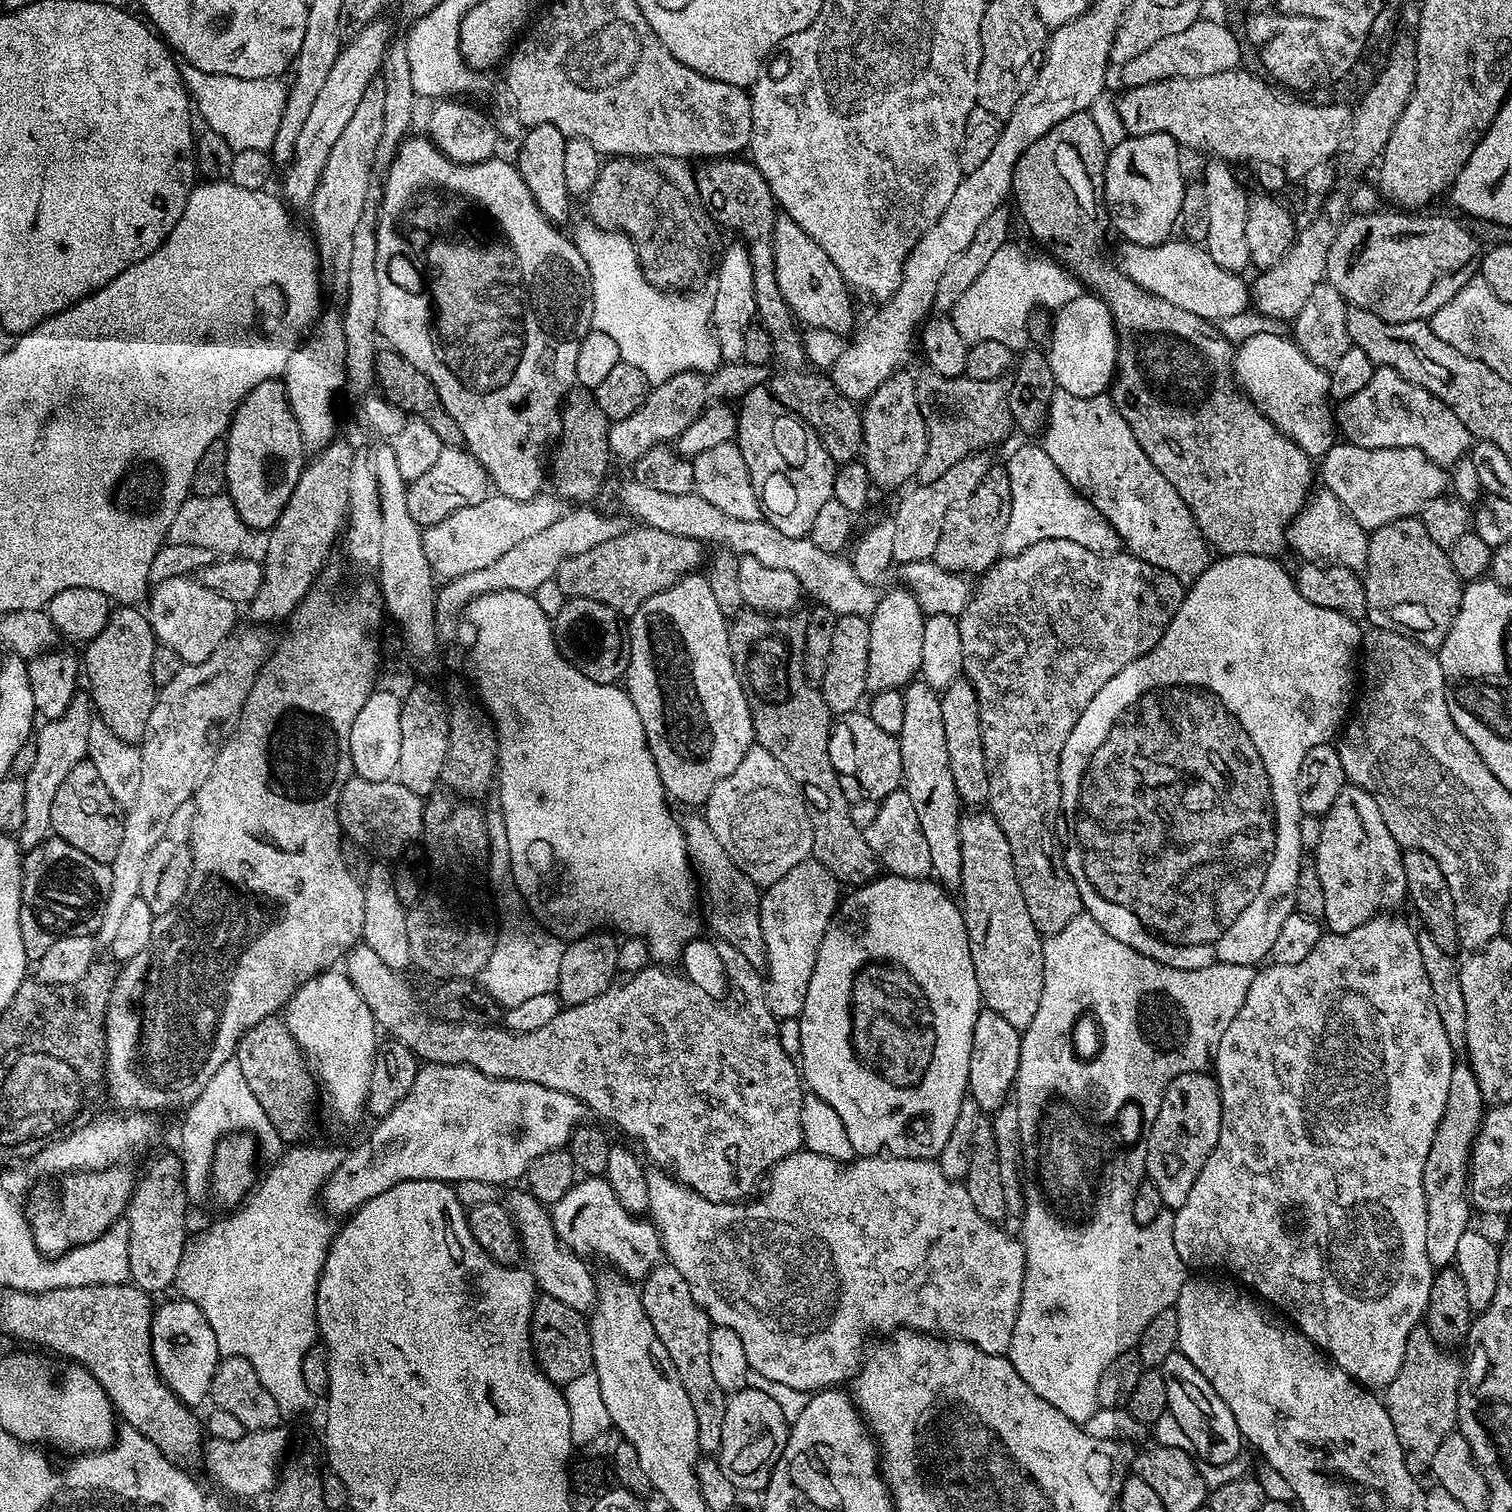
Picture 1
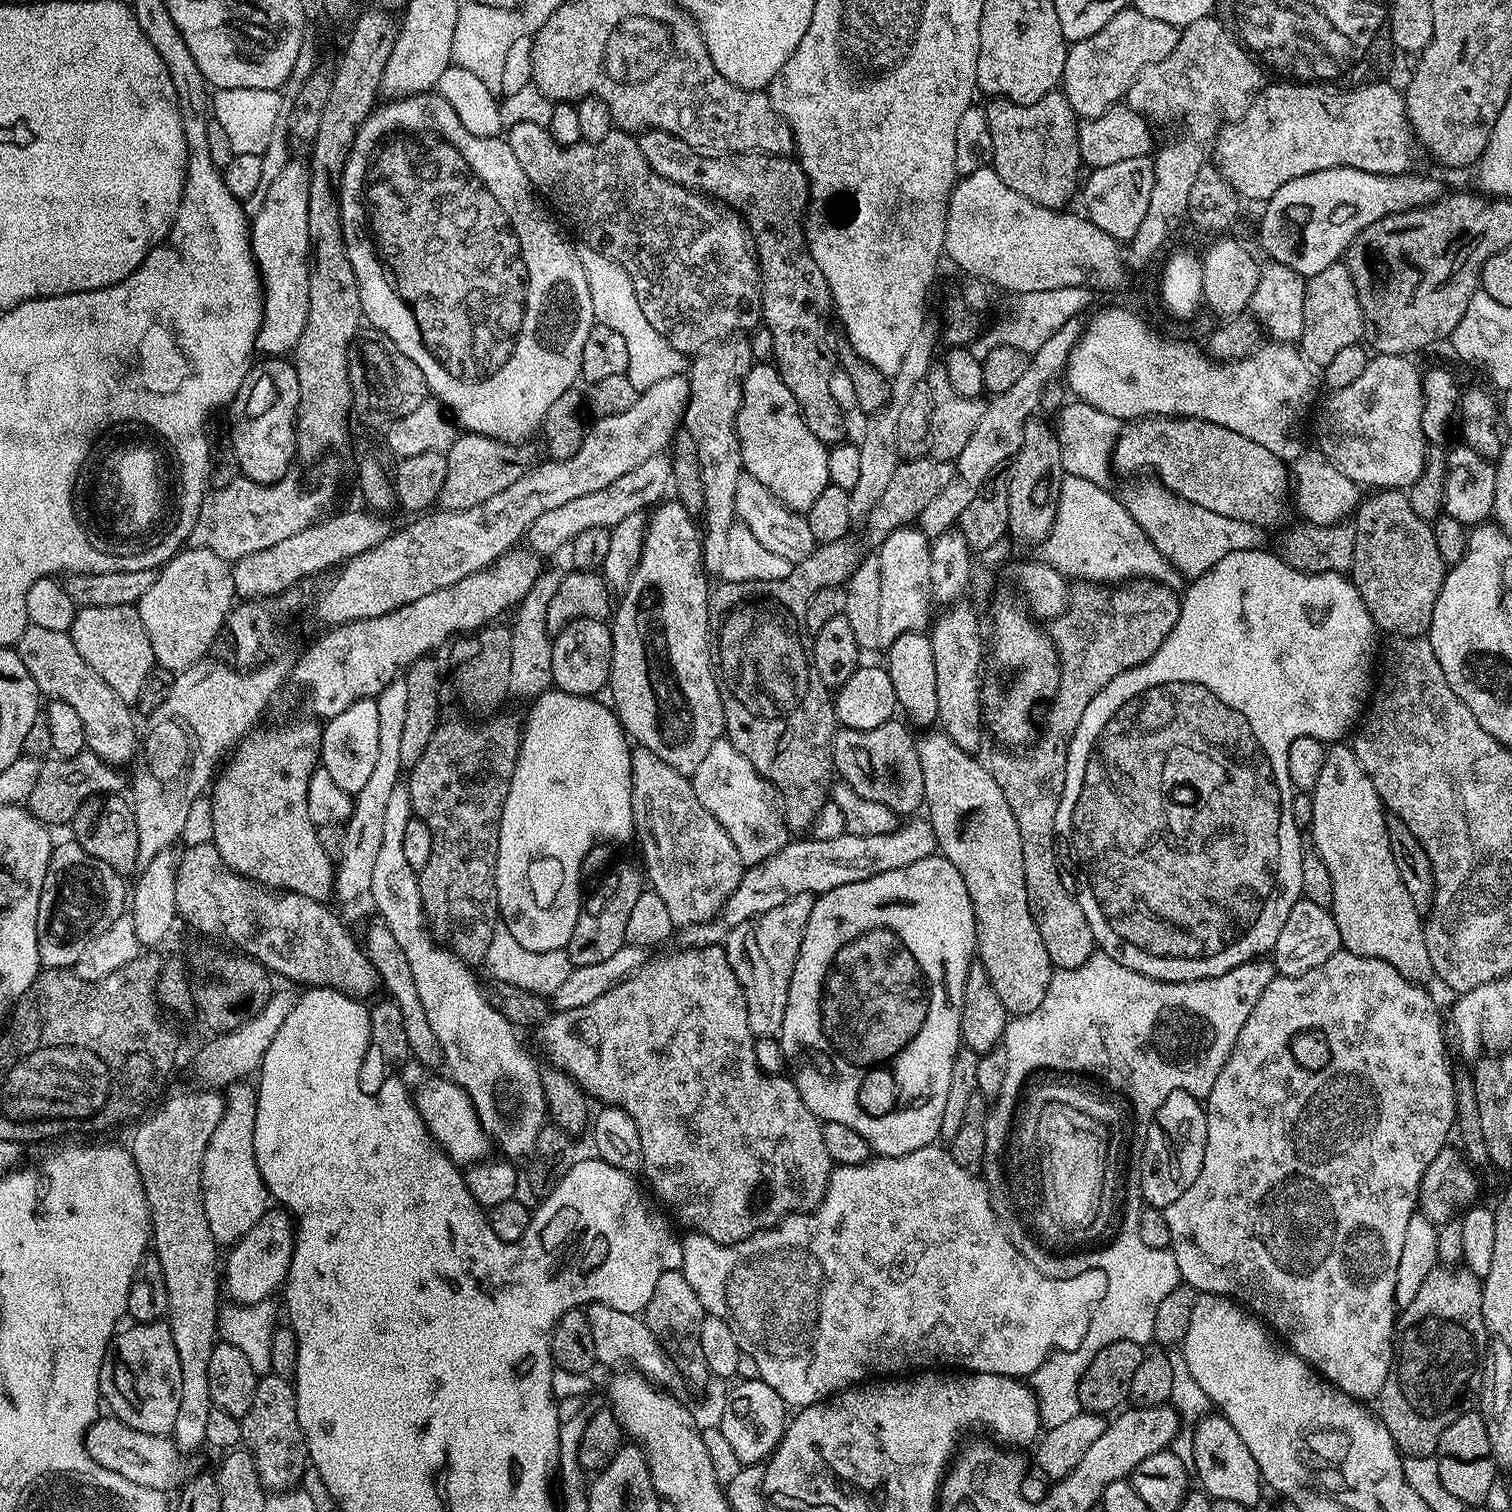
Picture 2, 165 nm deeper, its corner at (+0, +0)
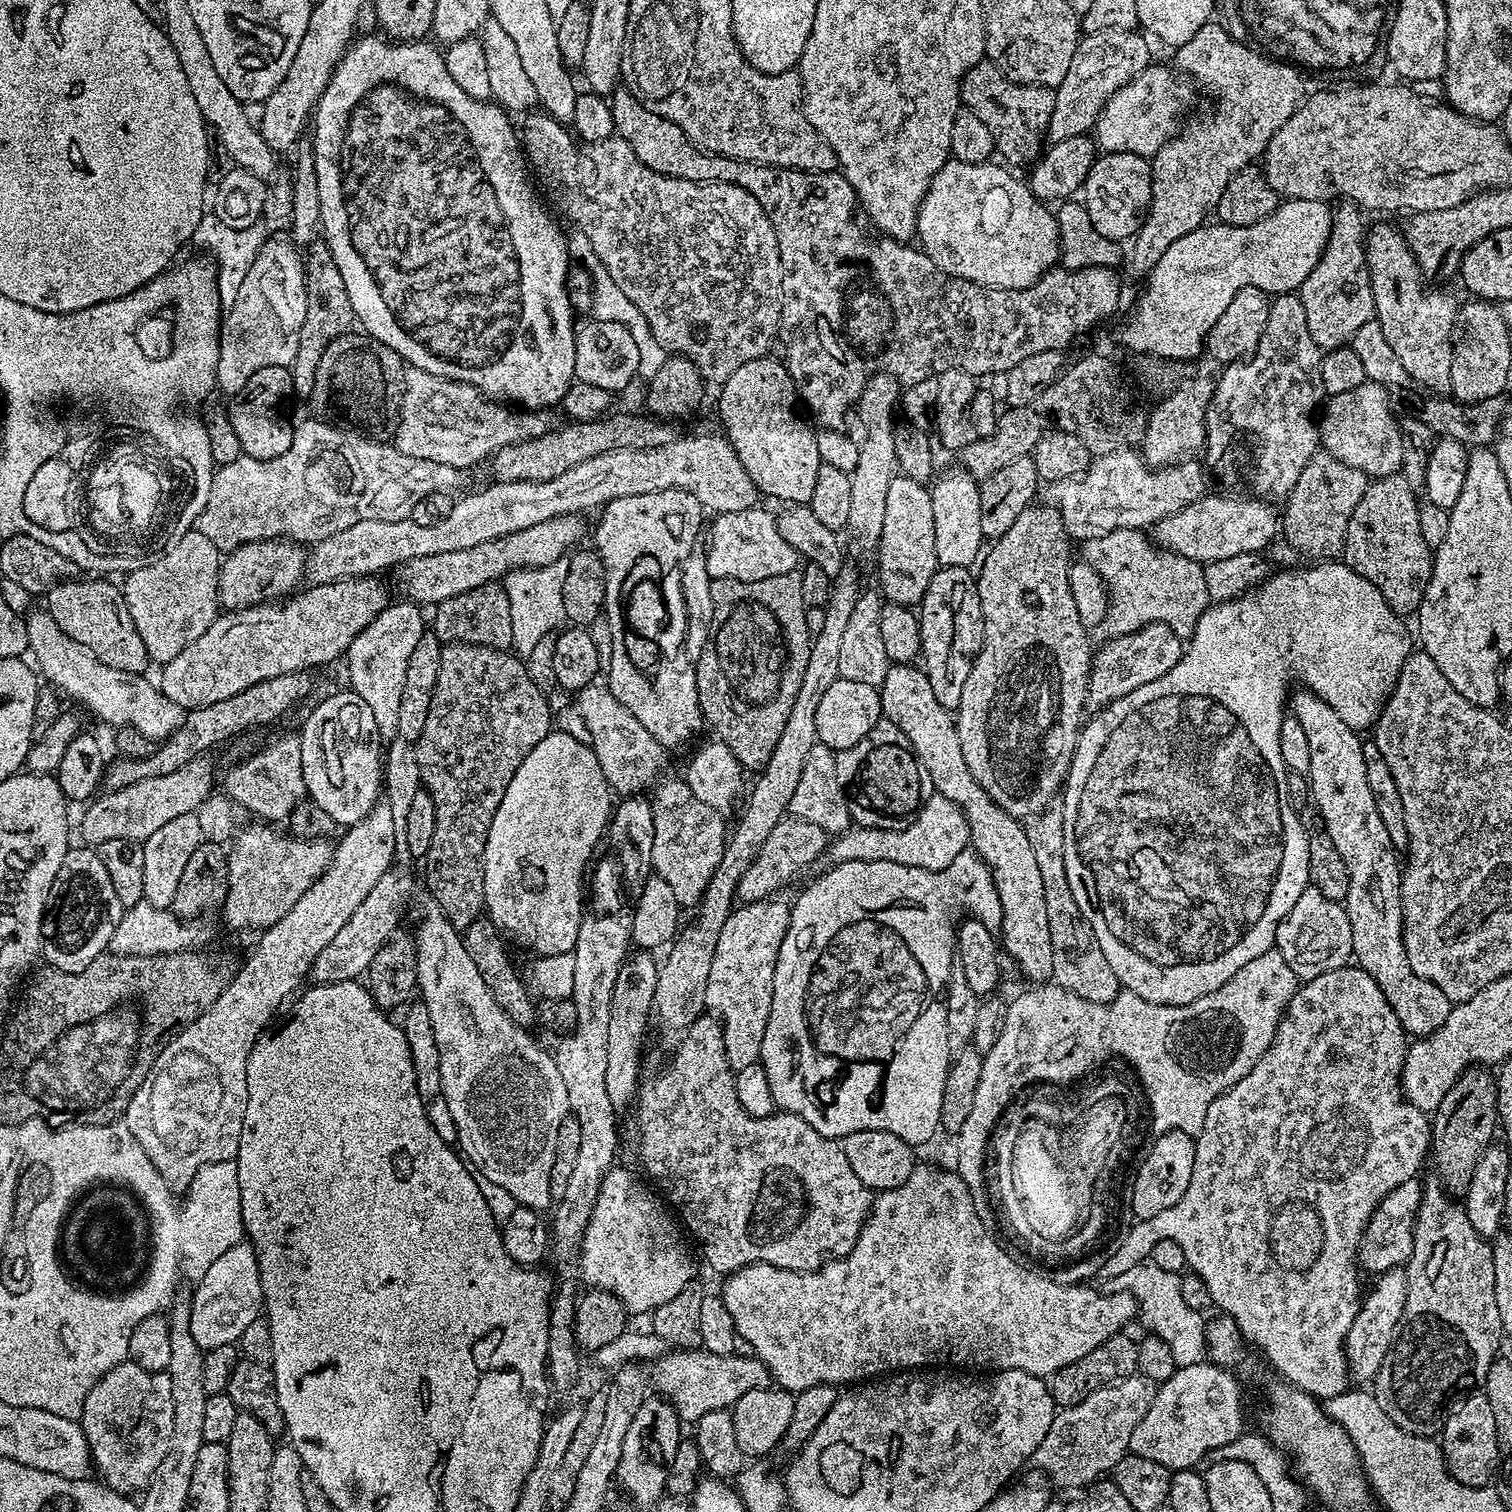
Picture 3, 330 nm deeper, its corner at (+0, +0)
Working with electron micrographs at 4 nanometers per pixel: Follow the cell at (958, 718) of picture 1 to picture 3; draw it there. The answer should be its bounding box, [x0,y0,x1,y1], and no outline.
[918,567,986,710]

